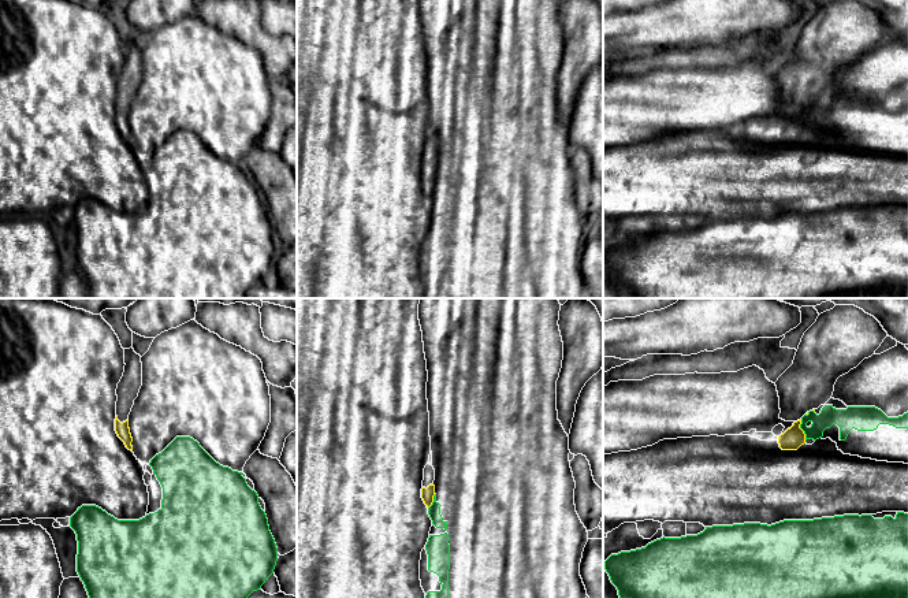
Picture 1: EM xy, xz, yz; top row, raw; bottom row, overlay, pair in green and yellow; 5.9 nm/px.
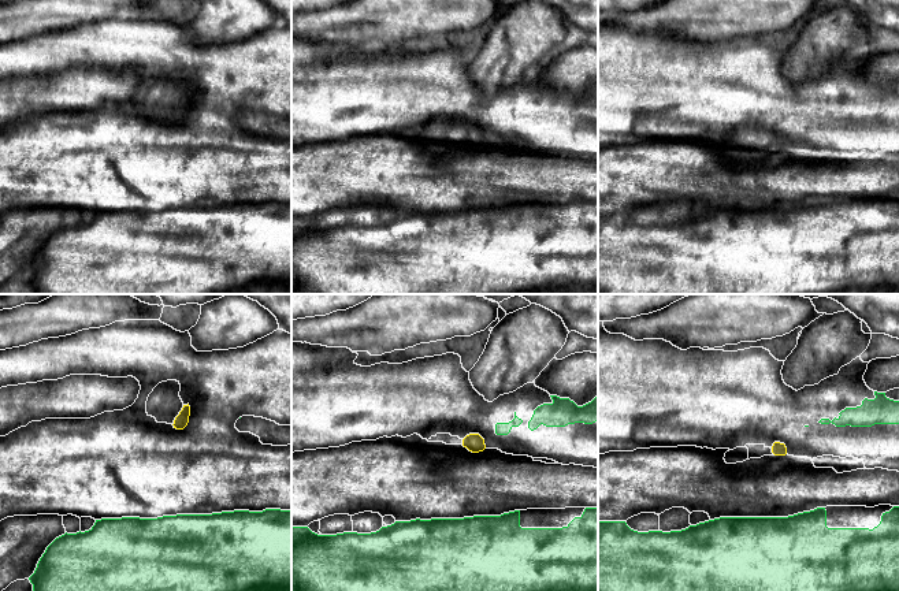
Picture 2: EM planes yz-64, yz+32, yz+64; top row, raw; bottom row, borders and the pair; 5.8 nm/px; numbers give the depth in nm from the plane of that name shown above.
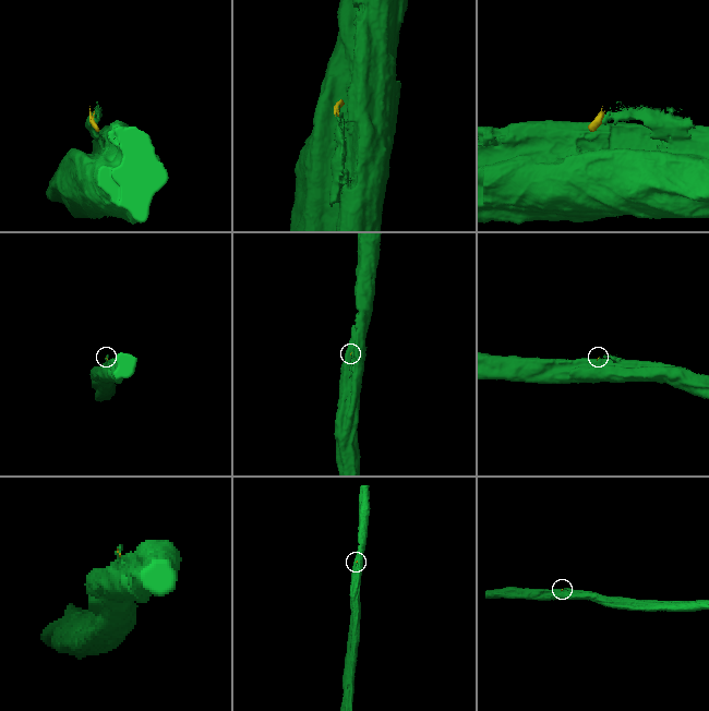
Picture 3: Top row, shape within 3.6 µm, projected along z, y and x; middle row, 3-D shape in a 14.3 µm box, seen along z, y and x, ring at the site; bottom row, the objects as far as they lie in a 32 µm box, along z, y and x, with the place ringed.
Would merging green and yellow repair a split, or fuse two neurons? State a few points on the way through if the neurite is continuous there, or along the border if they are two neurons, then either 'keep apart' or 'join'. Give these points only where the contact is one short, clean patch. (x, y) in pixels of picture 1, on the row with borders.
border yz (800, 420), (800, 428), (806, 439); keep apart

